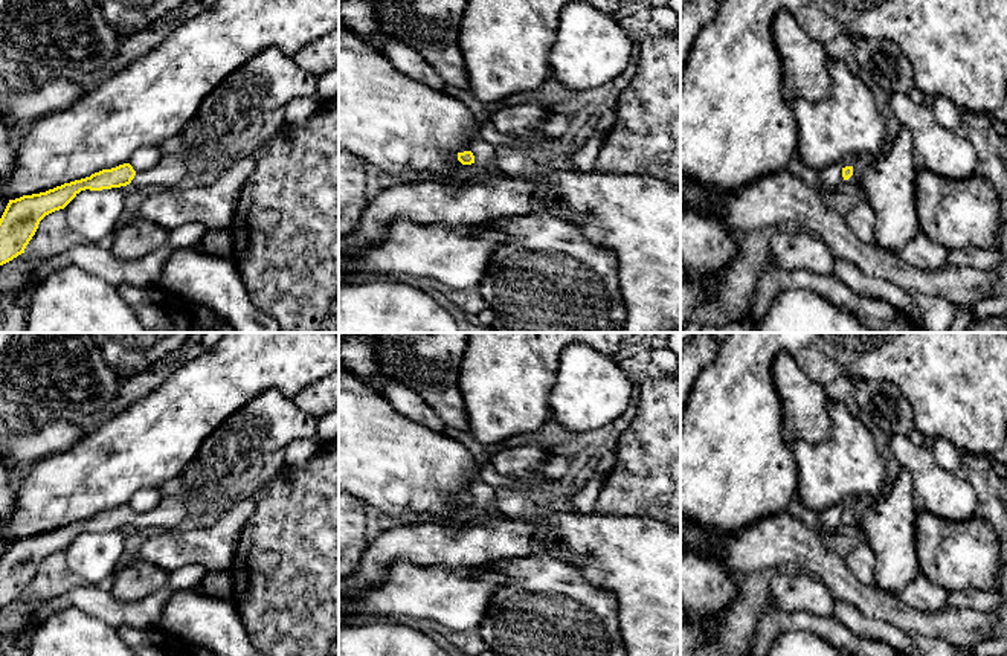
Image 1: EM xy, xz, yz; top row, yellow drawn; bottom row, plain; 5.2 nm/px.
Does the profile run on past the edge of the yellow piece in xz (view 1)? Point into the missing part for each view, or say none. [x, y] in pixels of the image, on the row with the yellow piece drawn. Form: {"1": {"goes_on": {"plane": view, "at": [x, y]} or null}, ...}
{"1": {"goes_on": null}}

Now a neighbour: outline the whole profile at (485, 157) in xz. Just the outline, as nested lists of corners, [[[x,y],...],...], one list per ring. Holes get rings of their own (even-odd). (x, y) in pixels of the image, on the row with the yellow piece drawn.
[[[473,137],[470,140],[470,151],[475,156],[475,165],[481,166],[485,172],[499,172],[496,146],[485,143],[479,137]]]

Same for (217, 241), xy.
[[[208,229],[198,246],[197,250],[220,256],[220,258],[230,258],[232,256],[232,236],[229,229]]]

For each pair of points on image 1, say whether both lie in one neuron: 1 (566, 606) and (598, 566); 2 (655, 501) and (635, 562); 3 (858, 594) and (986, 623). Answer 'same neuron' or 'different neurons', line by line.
1: different neurons
2: different neurons
3: same neuron

